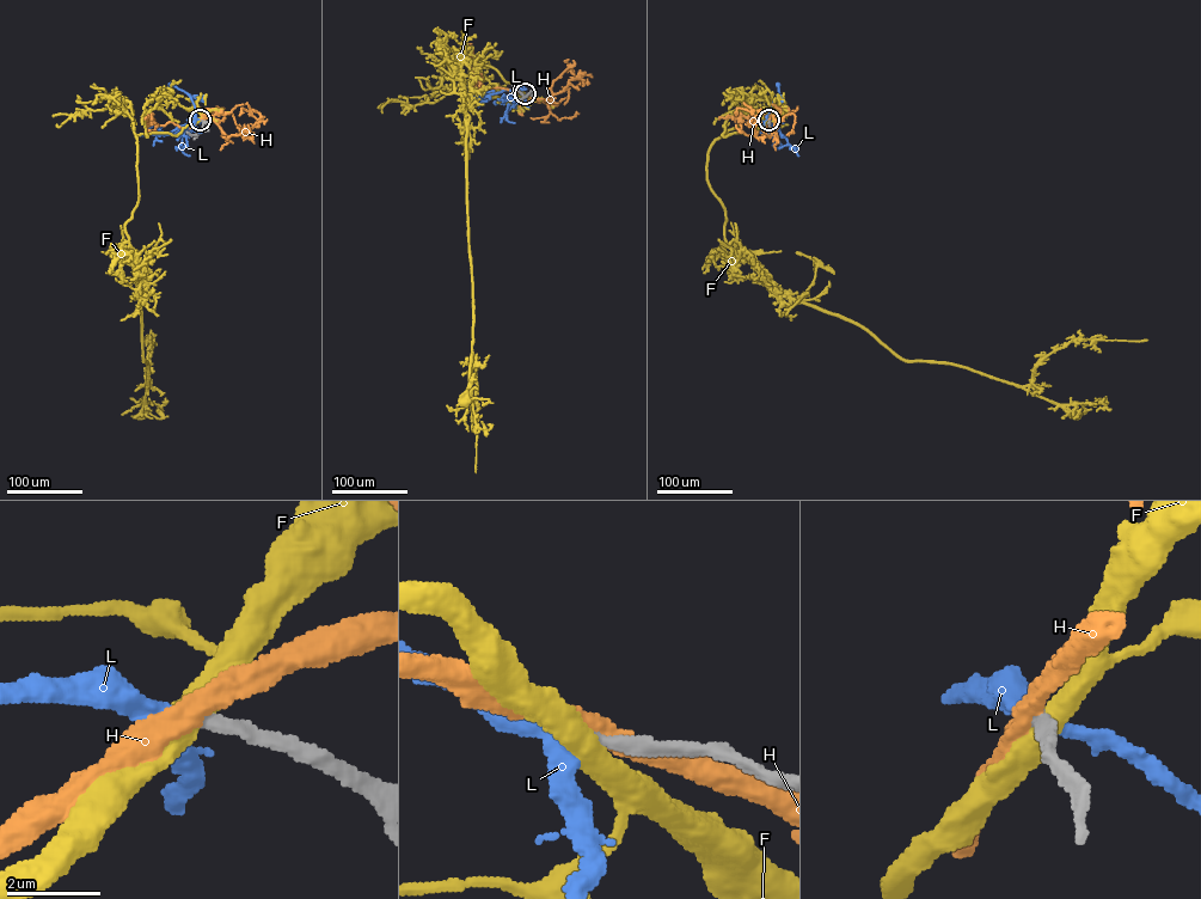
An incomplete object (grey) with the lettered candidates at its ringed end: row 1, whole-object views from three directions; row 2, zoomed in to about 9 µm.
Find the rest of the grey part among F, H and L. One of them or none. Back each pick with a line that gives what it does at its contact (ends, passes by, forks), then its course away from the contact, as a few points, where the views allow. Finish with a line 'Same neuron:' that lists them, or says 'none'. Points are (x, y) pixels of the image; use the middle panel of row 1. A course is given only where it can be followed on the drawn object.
L: it passes by | via (525, 93), (520, 92), (513, 103), (495, 103)
Same neuron: L

